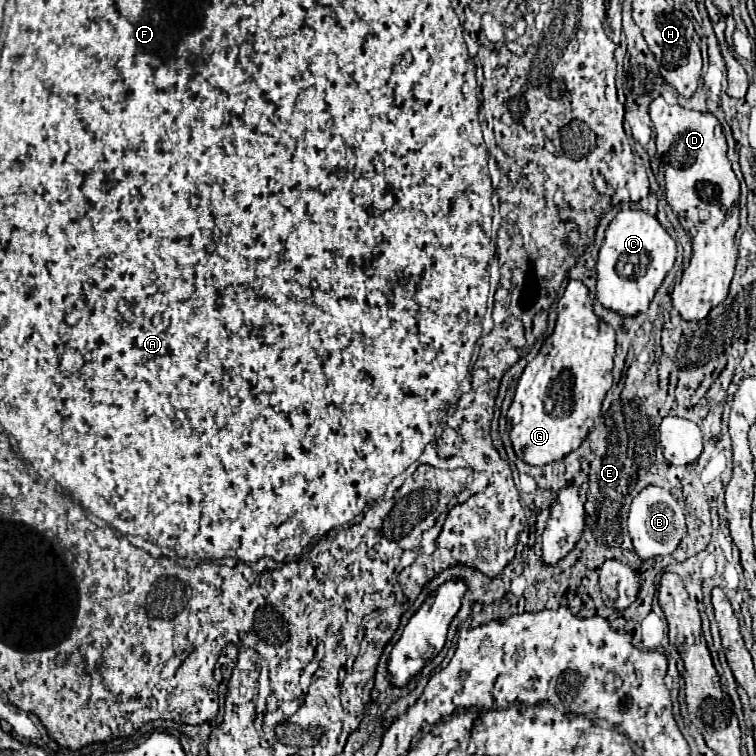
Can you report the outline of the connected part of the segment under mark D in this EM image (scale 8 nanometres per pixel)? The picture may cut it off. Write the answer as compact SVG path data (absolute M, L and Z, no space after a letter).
M660 96L650 104L650 118L656 130L658 154L664 160L666 202L688 224L688 230L696 230L692 236L692 258L680 284L674 286L672 302L684 320L702 320L714 306L726 300L734 276L738 258L734 236L740 226L740 182L732 172L726 156L726 136L714 114L686 110L680 104L668 104Z

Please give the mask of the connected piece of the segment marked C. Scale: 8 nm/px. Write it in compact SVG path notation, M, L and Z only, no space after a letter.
M622 210L606 230L606 240L598 256L598 292L596 300L620 316L646 312L656 290L672 270L676 260L676 242L662 228L656 216L640 210Z

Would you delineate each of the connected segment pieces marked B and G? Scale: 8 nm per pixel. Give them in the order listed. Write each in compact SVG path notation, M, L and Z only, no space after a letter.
M648 486L632 502L630 516L628 516L628 532L632 536L634 550L642 560L648 560L660 554L672 554L686 534L684 512L670 492L666 492L660 486Z
M570 280L558 302L556 328L550 338L546 338L538 356L524 368L524 374L516 386L514 400L506 414L507 432L518 458L532 466L544 466L562 460L582 444L582 440L594 428L594 420L600 416L602 400L612 386L614 348L614 330L608 324L600 322L600 318L594 314L588 288L580 280Z

